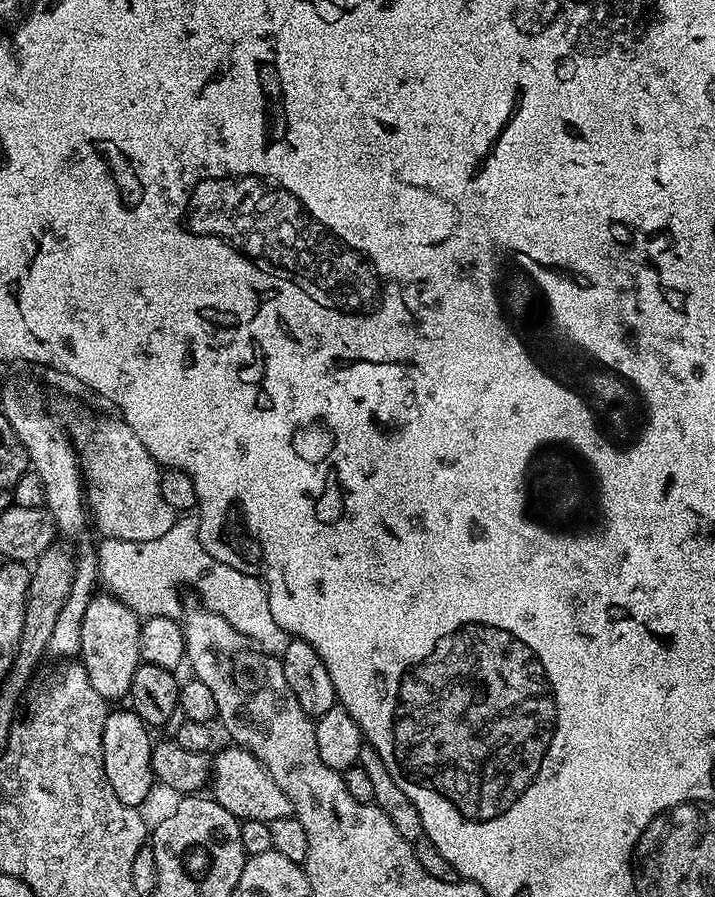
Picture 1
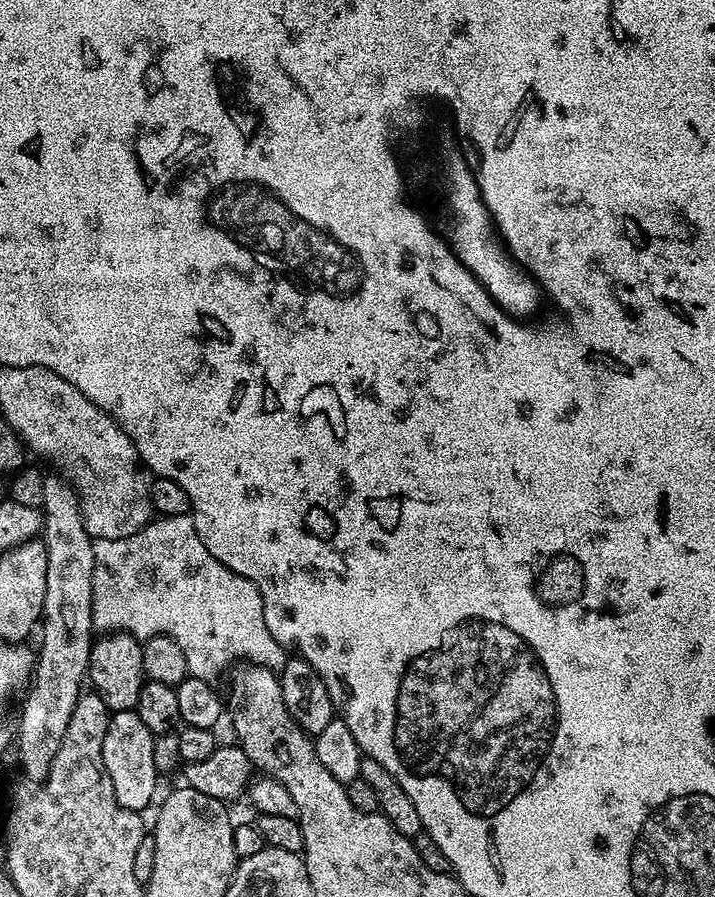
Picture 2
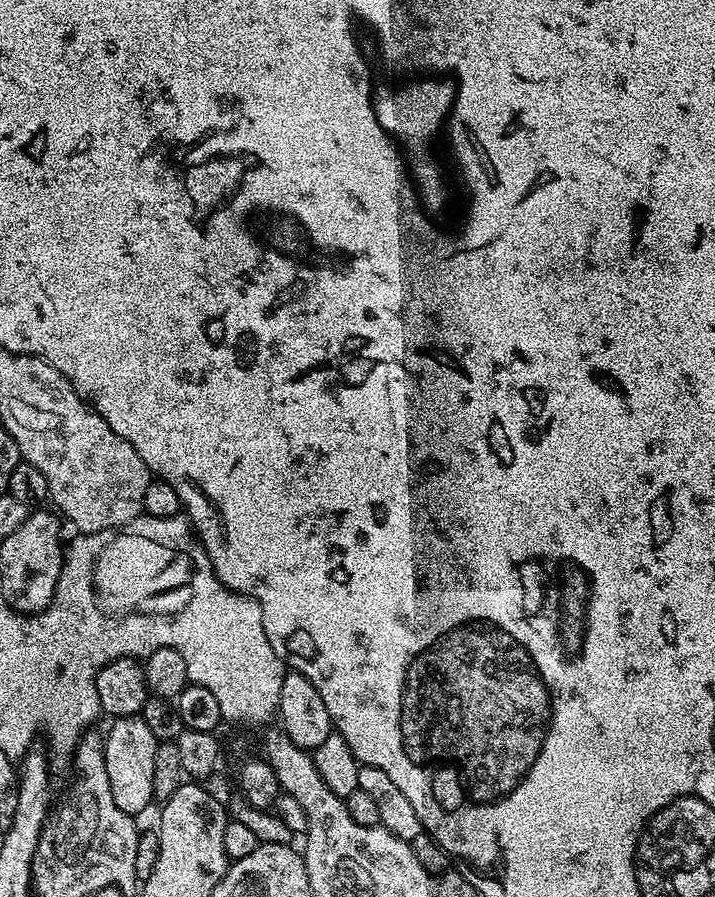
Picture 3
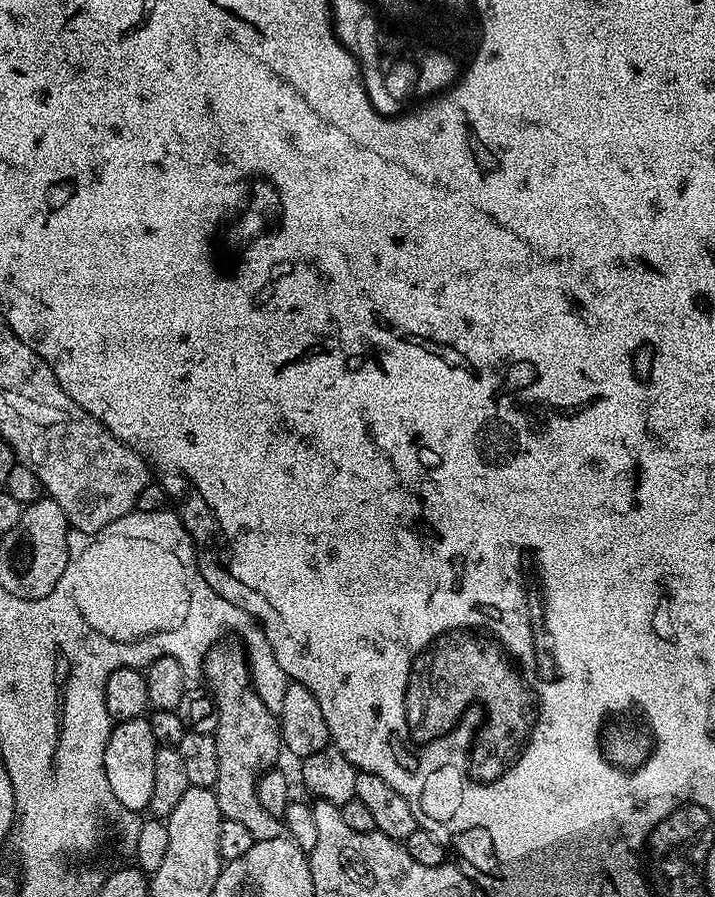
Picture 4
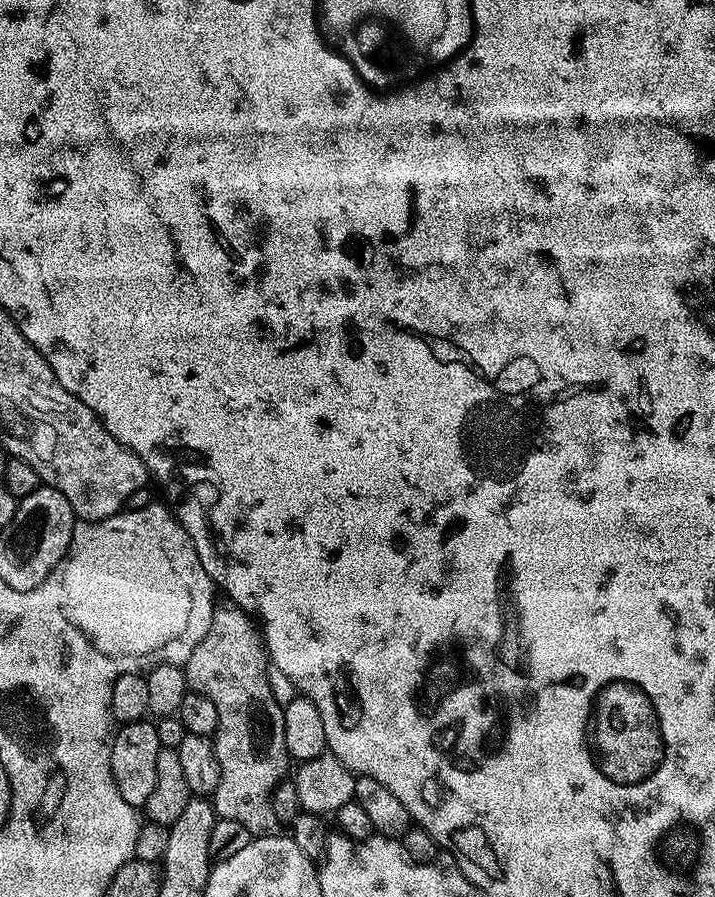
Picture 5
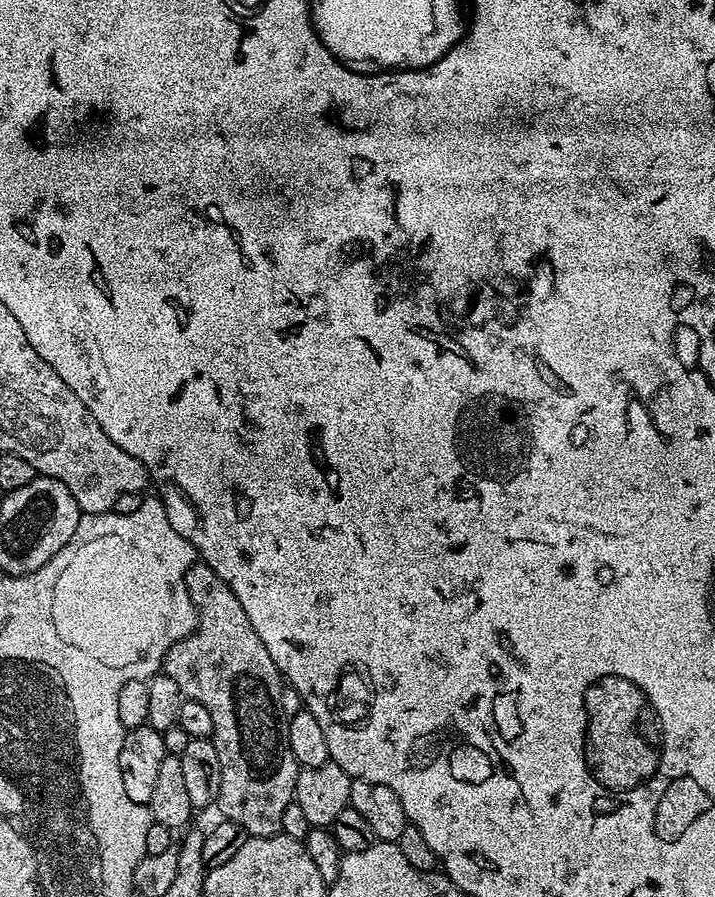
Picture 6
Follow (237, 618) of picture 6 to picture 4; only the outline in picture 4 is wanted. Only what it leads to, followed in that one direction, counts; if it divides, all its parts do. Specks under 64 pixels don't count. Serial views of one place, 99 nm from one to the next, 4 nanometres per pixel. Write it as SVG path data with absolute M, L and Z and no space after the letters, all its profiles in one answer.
M239 643L236 644L215 644L204 657L202 676L208 679L207 687L220 708L220 727L215 733L218 778L214 791L223 819L246 826L253 841L278 840L285 835L286 829L281 817L262 810L256 783L277 763L280 752L282 756L280 721L277 713L266 710L262 698L256 693L245 649Z

